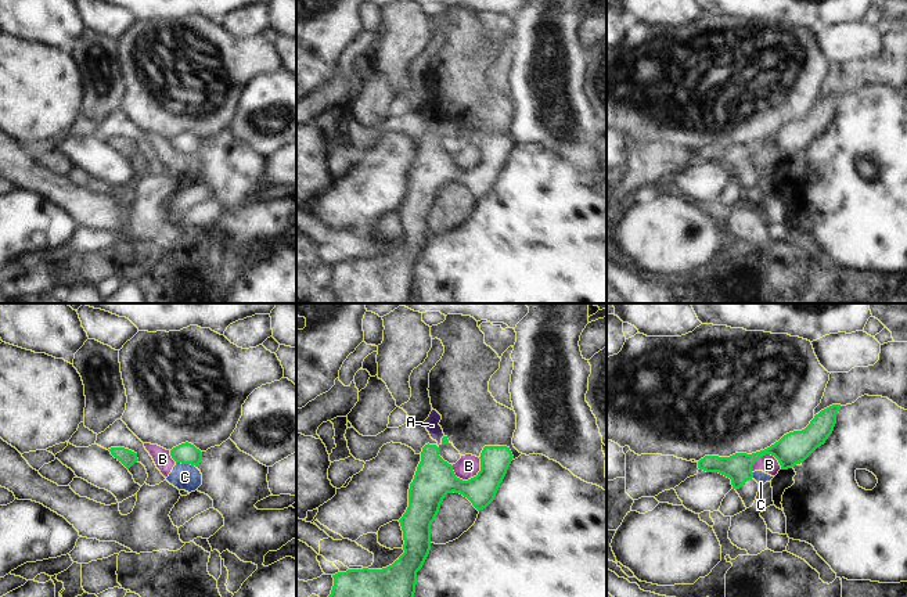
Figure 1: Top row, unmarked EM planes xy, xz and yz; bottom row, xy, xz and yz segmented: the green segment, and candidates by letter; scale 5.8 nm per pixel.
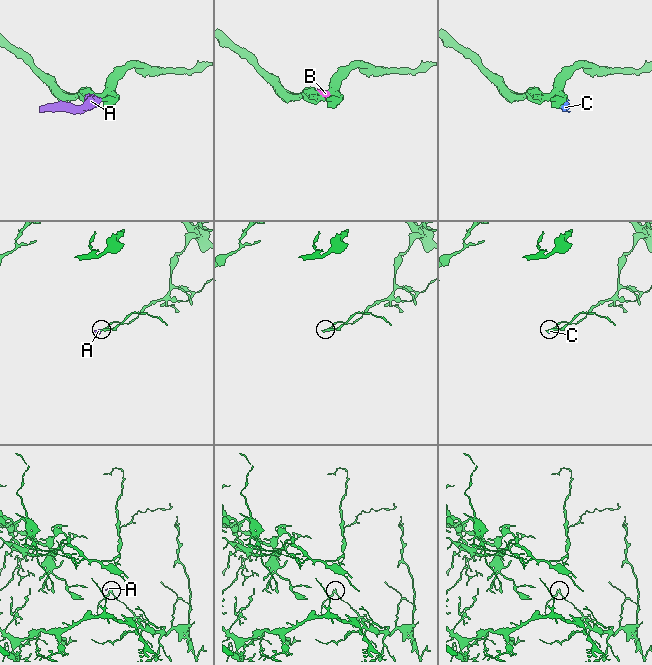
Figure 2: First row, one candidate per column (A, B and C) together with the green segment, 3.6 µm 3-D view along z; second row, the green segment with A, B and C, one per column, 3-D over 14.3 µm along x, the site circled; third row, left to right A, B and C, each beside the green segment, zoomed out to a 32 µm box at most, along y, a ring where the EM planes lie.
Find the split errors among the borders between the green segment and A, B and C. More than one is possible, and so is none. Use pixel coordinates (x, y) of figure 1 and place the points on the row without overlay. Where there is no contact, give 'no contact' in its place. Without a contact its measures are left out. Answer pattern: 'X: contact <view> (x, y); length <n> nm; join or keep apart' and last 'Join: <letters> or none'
A: contact xz (442, 129); length 60 nm; join
B: contact xz (468, 169); length 190 nm; keep apart
C: contact xy (186, 153); length 120 nm; keep apart
Join: A

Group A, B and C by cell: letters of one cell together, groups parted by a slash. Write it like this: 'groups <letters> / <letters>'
groups A / B C

